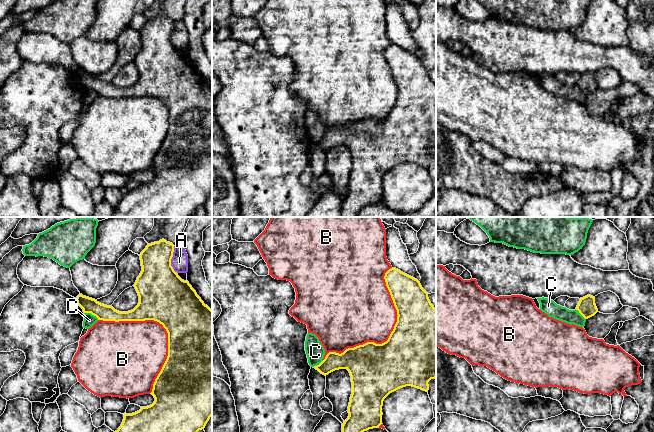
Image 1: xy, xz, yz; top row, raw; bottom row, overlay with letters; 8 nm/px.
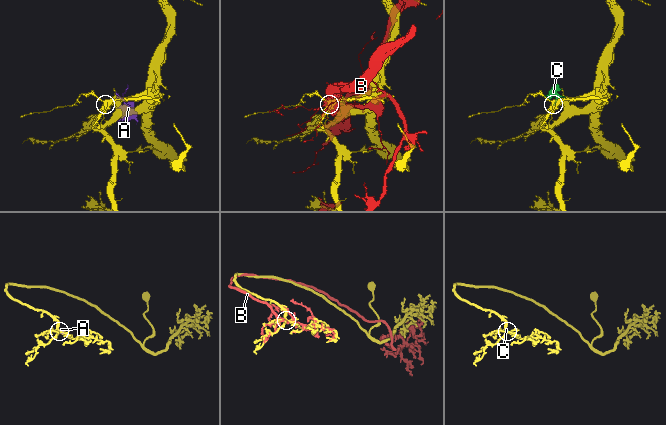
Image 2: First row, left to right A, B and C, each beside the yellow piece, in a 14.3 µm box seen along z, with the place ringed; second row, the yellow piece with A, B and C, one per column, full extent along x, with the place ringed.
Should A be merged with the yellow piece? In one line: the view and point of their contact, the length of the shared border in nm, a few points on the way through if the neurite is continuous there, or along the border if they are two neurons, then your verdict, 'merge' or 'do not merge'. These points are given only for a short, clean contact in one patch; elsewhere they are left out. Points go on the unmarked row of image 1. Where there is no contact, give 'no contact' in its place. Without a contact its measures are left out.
meets yellow in xy at (170, 36); contact 220 nm long; border along xy (174, 22), (171, 42), (177, 48); do not merge

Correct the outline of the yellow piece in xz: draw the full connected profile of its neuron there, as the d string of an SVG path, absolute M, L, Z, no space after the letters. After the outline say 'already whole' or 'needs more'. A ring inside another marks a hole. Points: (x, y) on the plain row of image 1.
M396 44L384 52L397 86L397 98L388 116L382 120L367 118L343 129L329 128L325 135L314 142L323 151L347 145L351 152L352 170L348 182L348 194L342 201L340 217L357 217L364 207L382 200L384 175L392 168L412 162L428 168L428 158L436 154L436 85L420 58Z; already whole

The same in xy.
M162 15L159 18L154 18L148 20L146 24L141 28L140 36L142 47L137 53L137 56L134 60L134 63L139 72L138 81L131 87L128 88L119 88L115 86L112 82L107 82L97 78L95 75L83 72L82 70L78 71L76 74L77 80L83 85L84 89L91 89L96 92L98 96L103 97L145 97L145 96L154 96L163 101L168 109L168 132L167 135L158 150L155 158L153 160L153 165L151 170L154 172L155 177L152 181L147 183L141 183L141 185L132 190L124 190L124 195L121 202L114 209L112 217L191 217L195 214L196 209L199 206L205 204L207 198L212 192L212 86L204 80L201 74L197 71L196 67L192 64L188 57L182 56L177 48L174 47L171 42L171 35L173 33L174 21L166 16Z; already whole

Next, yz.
M587 71L583 74L580 74L580 77L576 83L576 86L585 94L588 95L594 92L598 85L595 80L595 74L591 71Z; already whole

